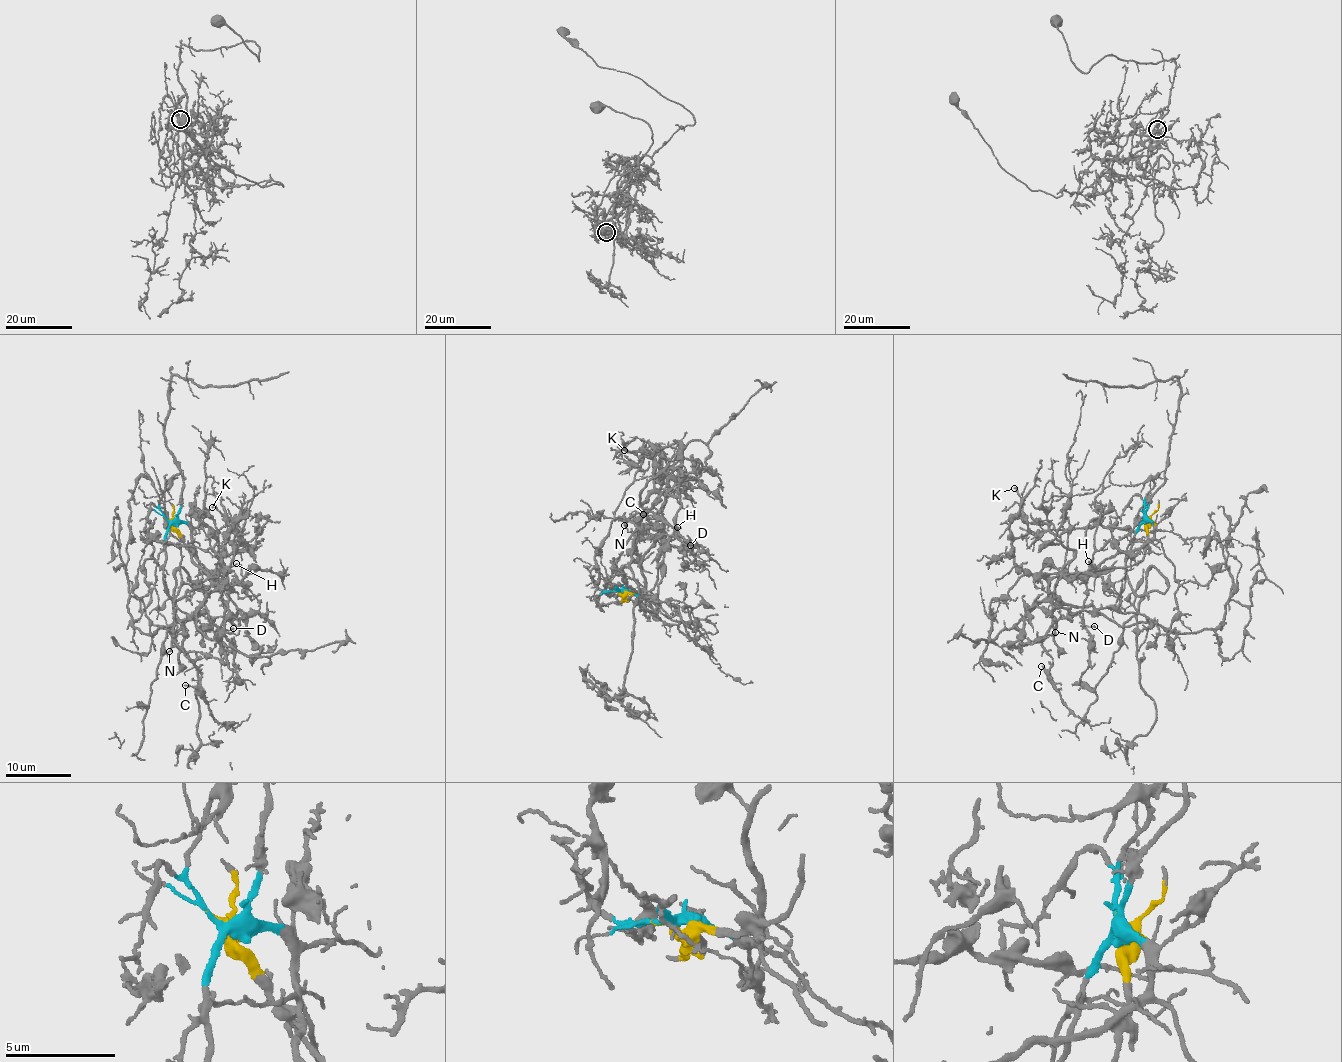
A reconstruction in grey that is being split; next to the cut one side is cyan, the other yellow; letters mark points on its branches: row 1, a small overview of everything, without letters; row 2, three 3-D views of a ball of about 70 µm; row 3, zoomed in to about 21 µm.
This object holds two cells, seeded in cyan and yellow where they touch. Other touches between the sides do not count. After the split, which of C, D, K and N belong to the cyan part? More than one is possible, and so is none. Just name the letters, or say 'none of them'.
C, D, N

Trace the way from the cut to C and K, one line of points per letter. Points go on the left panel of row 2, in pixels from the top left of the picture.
C: (169, 521), (190, 531), (209, 584), (183, 585), (175, 601), (175, 643), (200, 674), (184, 685)
K: (169, 521), (183, 545), (226, 587), (220, 590), (227, 578), (223, 563), (229, 523), (212, 508)

